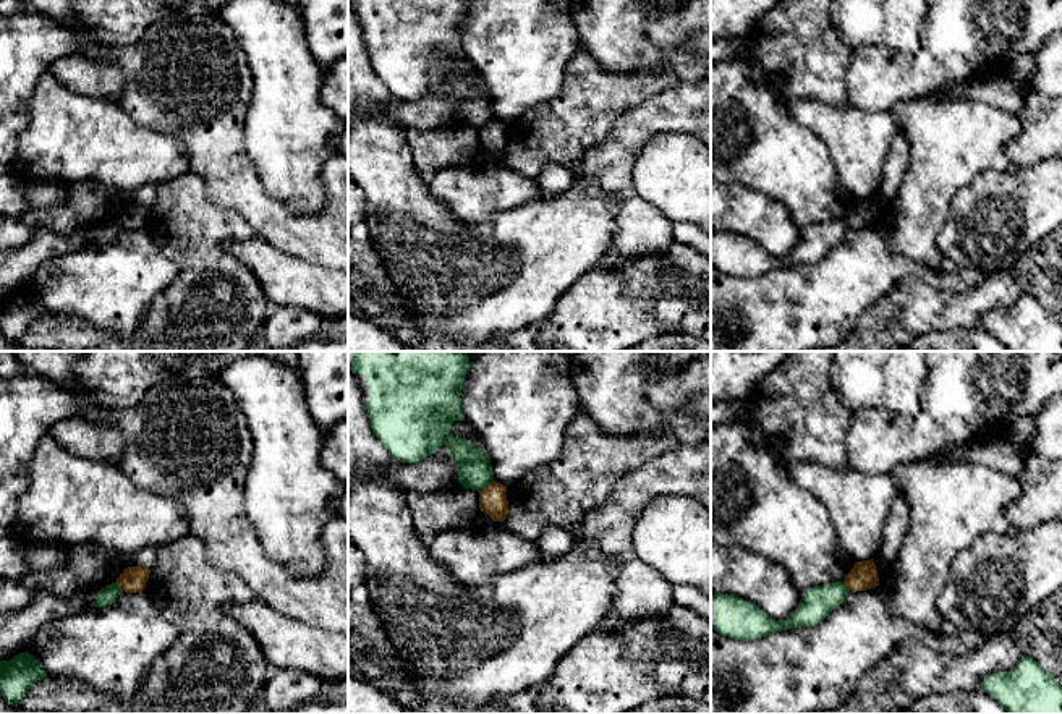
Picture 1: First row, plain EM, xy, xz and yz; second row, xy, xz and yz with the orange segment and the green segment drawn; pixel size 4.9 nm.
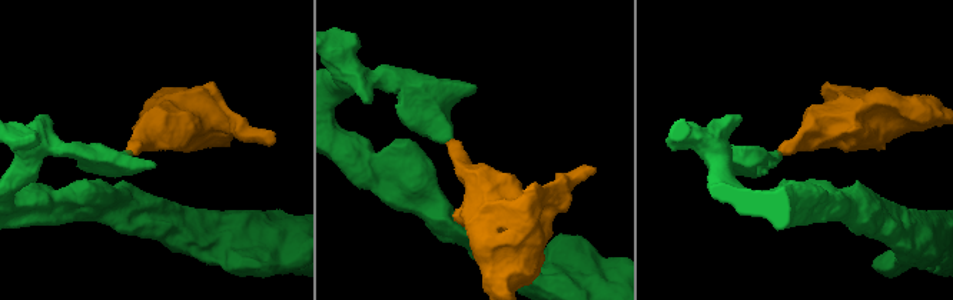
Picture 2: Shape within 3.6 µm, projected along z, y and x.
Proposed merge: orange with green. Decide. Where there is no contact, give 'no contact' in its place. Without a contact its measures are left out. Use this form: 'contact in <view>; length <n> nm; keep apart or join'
contact in xz; length 100 nm; keep apart

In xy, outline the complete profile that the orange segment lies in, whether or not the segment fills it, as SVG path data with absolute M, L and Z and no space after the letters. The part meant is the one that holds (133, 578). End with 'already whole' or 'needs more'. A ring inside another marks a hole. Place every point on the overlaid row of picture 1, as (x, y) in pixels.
M128 567L123 570L123 573L117 578L117 584L125 593L141 593L146 588L146 583L149 580L149 568L142 567Z; already whole

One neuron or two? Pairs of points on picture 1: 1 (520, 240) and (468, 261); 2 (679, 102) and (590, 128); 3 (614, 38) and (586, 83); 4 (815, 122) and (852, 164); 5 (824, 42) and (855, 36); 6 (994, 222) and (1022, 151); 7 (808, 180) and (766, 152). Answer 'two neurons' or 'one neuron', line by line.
1: one neuron
2: two neurons
3: two neurons
4: one neuron
5: two neurons
6: two neurons
7: one neuron

